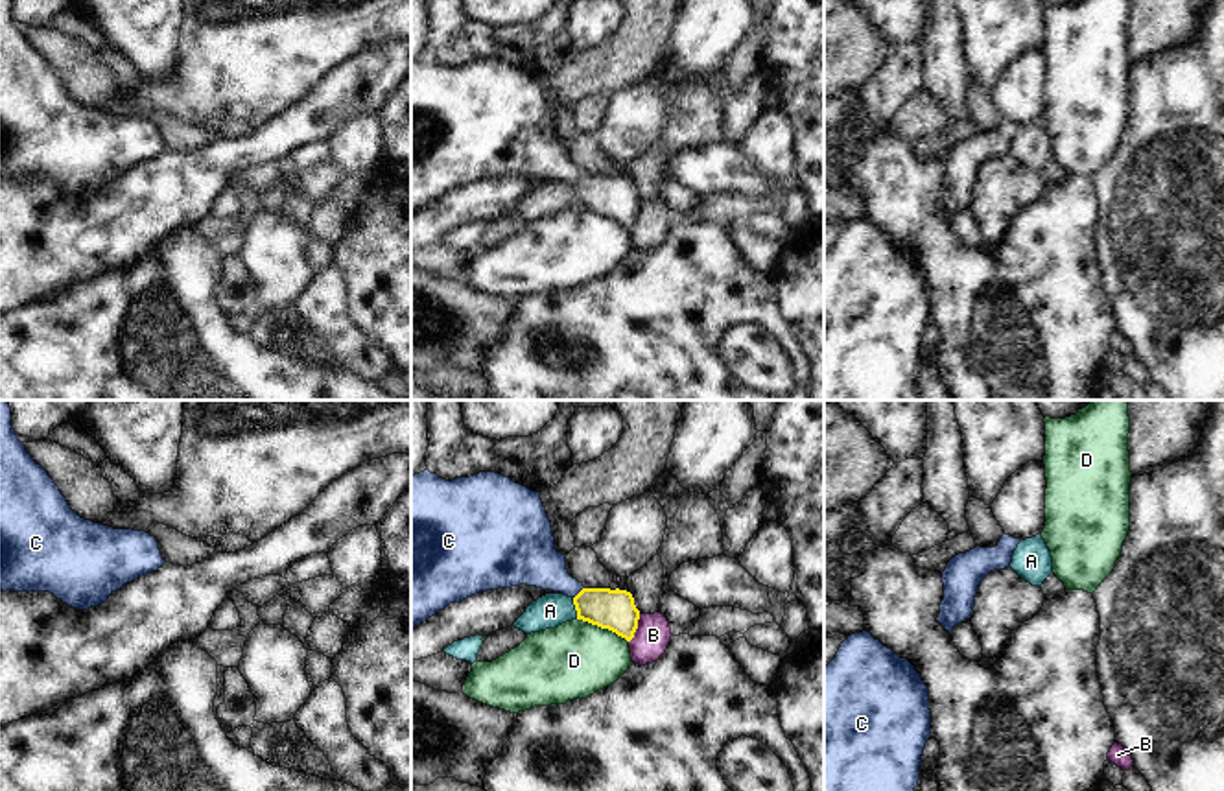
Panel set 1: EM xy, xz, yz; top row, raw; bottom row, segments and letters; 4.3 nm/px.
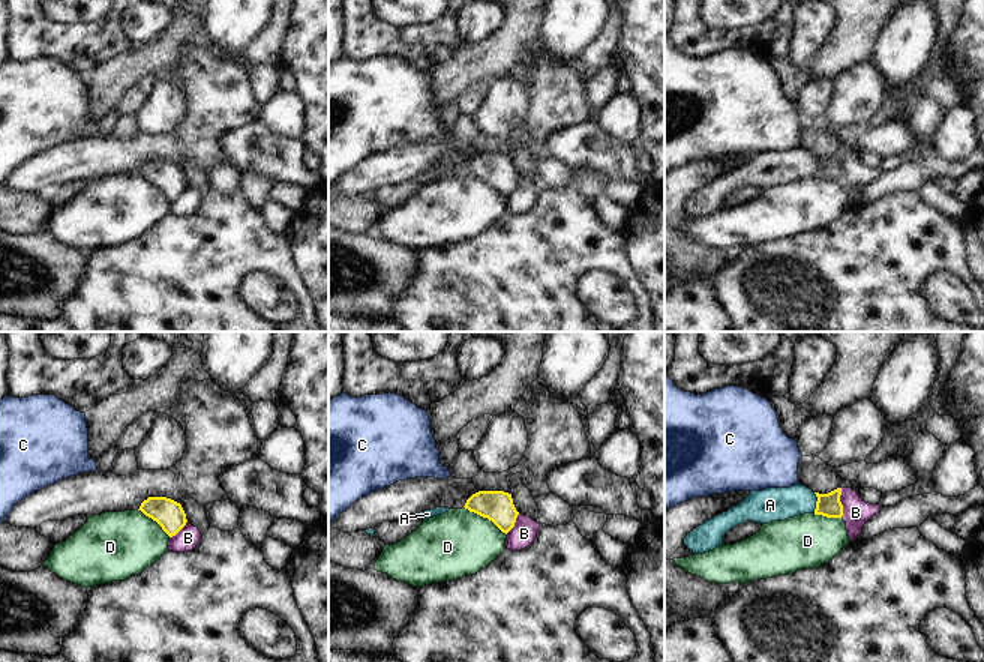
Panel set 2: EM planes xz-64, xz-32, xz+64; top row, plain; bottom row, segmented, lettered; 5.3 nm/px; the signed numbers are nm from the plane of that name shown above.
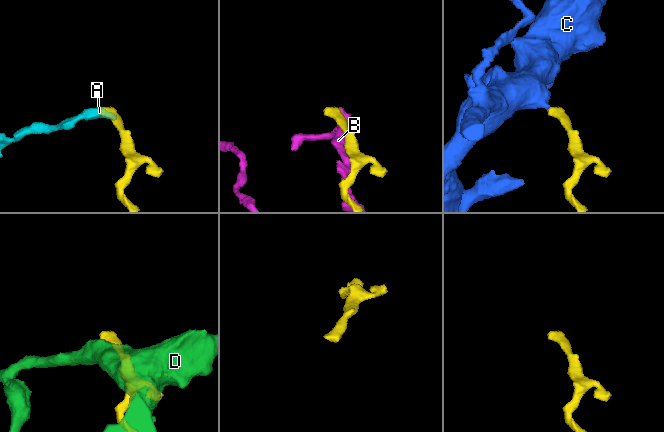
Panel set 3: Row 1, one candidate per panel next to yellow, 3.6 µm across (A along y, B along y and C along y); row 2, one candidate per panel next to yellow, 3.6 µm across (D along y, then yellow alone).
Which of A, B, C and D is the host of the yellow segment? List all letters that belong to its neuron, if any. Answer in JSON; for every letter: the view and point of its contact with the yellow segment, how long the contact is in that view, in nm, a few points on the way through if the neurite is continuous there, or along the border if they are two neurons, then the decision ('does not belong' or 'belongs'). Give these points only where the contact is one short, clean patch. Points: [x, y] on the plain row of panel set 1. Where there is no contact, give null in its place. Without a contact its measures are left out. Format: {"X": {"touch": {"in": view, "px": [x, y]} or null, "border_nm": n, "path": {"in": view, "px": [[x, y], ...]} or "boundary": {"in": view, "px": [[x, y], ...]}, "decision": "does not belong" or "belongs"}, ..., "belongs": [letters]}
{"A": {"touch": {"in": "xz", "px": [576, 194]}, "border_nm": 90, "boundary": {"in": "xz", "px": [[572, 185], [577, 203]]}, "decision": "does not belong"}, "B": {"touch": {"in": "xz", "px": [636, 214]}, "border_nm": 140, "decision": "does not belong"}, "C": {"touch": {"in": "xz", "px": [579, 179]}, "border_nm": 70, "path": {"in": "xz", "px": [[609, 196], [592, 192], [579, 179], [533, 148]]}, "decision": "belongs"}, "D": {"touch": {"in": "xz", "px": [601, 214]}, "border_nm": 260, "decision": "does not belong"}, "belongs": ["C"]}

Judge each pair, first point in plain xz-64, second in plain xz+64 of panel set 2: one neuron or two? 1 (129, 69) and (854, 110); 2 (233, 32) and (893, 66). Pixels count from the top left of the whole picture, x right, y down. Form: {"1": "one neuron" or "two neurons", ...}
{"1": "two neurons", "2": "one neuron"}

